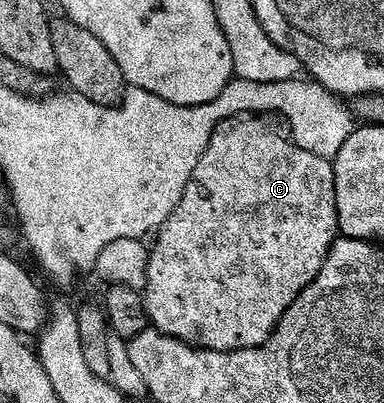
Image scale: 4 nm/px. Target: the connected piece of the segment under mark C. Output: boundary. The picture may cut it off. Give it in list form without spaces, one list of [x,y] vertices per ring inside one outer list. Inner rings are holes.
[[[228,120],[220,122],[215,127],[209,148],[200,157],[191,181],[187,183],[187,191],[179,201],[179,207],[158,231],[159,243],[151,250],[151,264],[145,287],[147,317],[150,325],[158,333],[169,338],[177,338],[181,342],[190,342],[192,346],[224,352],[258,348],[267,341],[279,319],[287,313],[291,303],[295,301],[297,297],[295,286],[306,288],[311,285],[313,276],[322,270],[324,261],[331,253],[331,248],[335,245],[337,235],[340,233],[339,213],[335,211],[334,165],[328,159],[319,158],[298,144],[290,146],[285,139],[262,130],[255,122],[243,122],[240,126],[237,123],[238,121]]]

